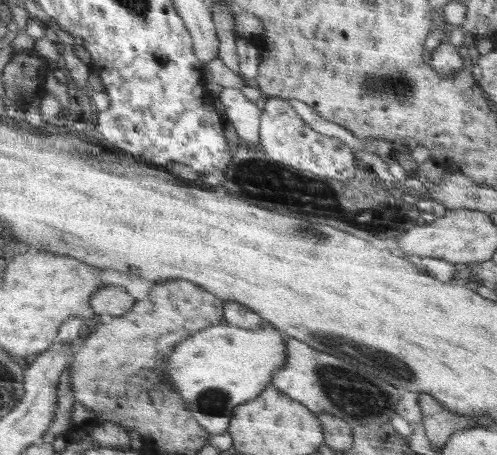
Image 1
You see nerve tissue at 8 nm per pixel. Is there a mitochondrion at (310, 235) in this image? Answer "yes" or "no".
yes

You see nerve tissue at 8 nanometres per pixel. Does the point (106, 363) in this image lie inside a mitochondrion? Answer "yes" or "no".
no

